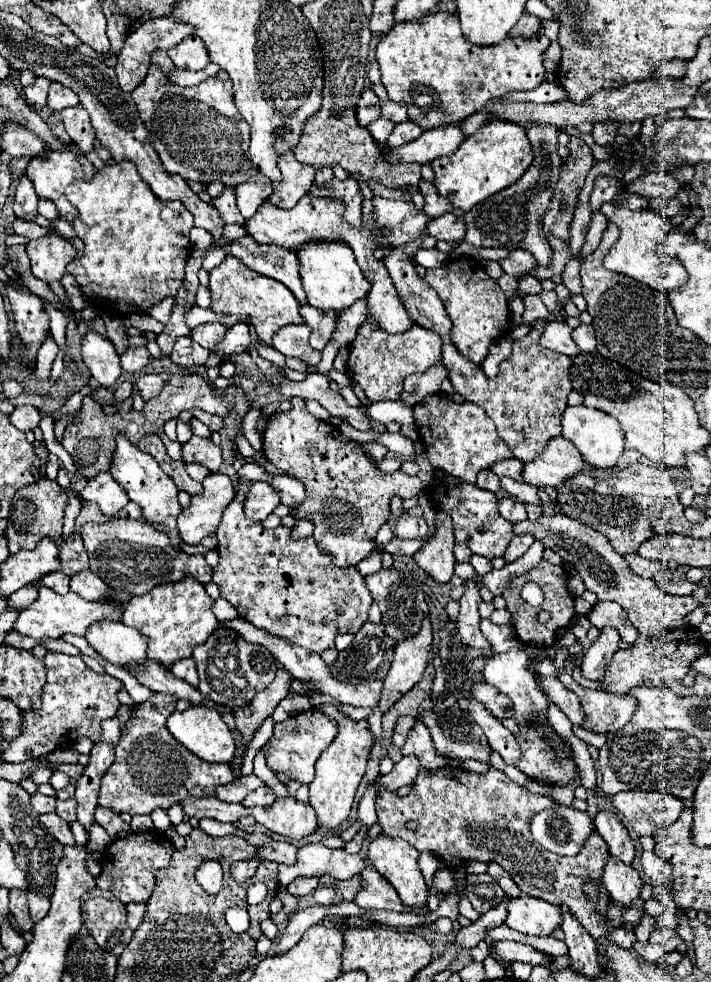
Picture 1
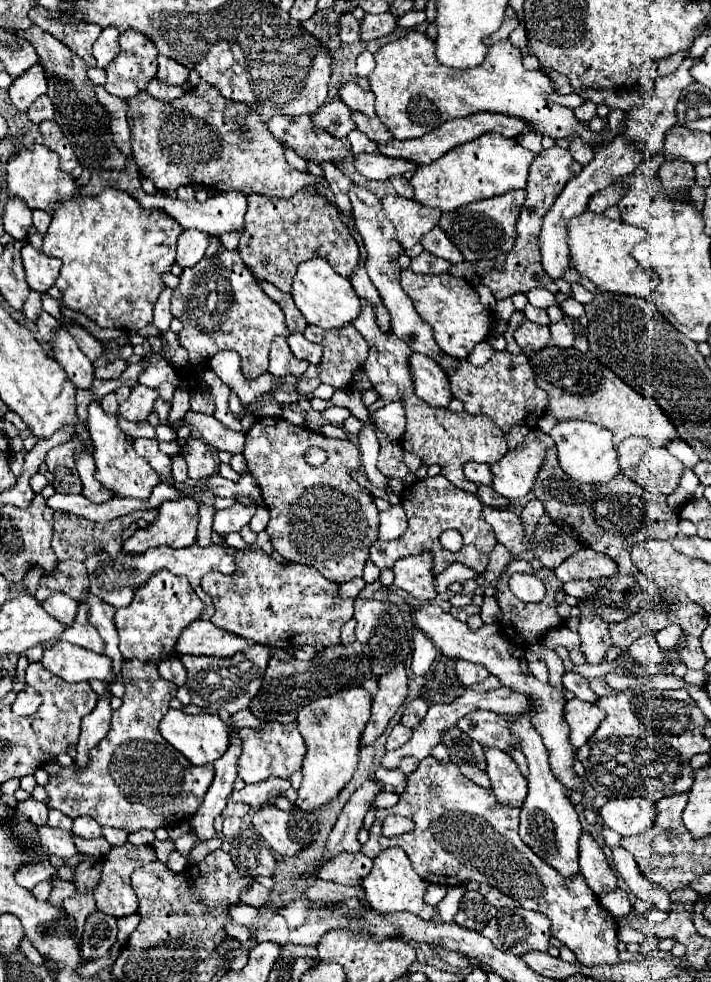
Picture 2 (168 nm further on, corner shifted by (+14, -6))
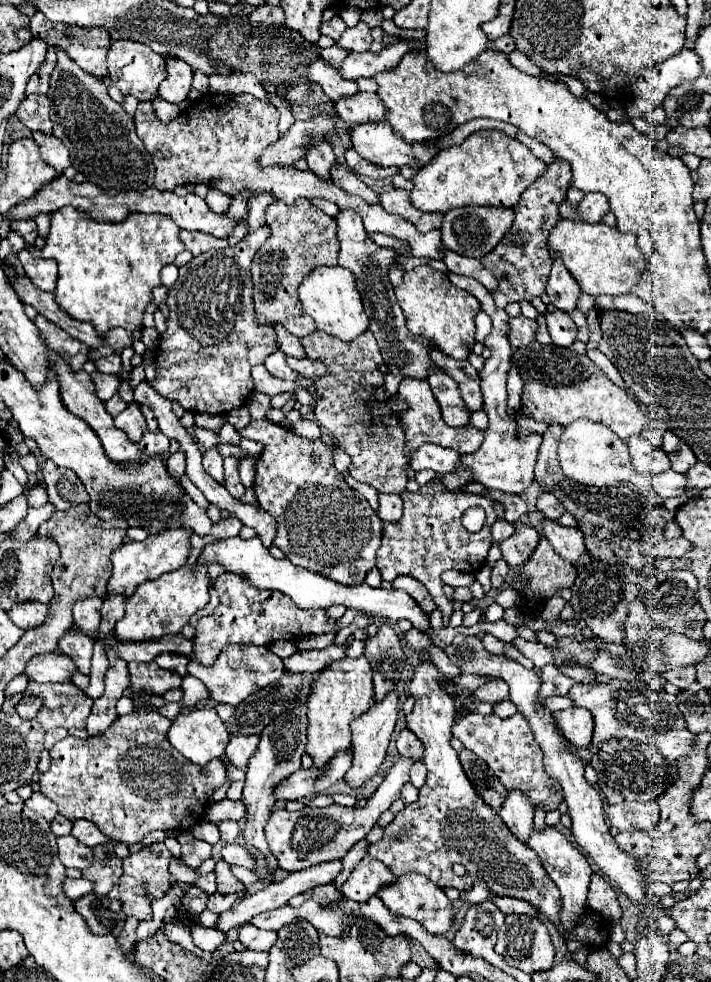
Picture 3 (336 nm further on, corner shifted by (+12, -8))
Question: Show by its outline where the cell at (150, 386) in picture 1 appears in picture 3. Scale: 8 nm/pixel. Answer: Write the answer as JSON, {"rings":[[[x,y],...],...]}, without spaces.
{"rings":[[[136,402],[128,404],[124,412],[120,412],[116,418],[114,418],[114,424],[116,428],[120,428],[122,432],[126,432],[130,436],[130,440],[138,442],[142,438],[142,434],[146,432],[146,418],[142,416],[140,412],[140,406]]]}

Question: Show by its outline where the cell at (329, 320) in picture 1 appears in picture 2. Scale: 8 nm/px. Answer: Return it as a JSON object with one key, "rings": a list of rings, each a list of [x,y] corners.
{"rings":[[[294,332],[288,336],[288,344],[290,344],[290,350],[292,354],[298,358],[298,360],[306,360],[310,364],[318,364],[322,360],[322,346],[320,344],[312,344],[308,342],[302,334]]]}

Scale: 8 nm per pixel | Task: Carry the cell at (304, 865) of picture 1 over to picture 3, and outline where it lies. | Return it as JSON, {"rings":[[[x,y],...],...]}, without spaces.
{"rings":[[[364,856],[350,872],[348,880],[342,884],[342,894],[350,900],[366,902],[382,886],[392,882],[394,882],[394,874],[380,860],[374,860],[372,856]]]}

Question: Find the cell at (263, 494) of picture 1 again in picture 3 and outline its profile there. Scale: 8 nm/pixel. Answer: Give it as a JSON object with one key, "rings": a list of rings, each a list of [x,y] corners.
{"rings":[[[228,516],[228,518],[222,518],[220,522],[216,522],[212,526],[210,534],[206,534],[206,536],[194,534],[194,536],[191,536],[190,544],[192,550],[182,568],[140,584],[136,588],[136,592],[130,596],[130,600],[126,602],[124,618],[116,622],[118,640],[122,640],[122,642],[150,642],[150,640],[160,640],[162,636],[180,634],[182,628],[188,624],[190,616],[200,612],[208,604],[210,578],[208,578],[207,569],[203,566],[198,566],[198,556],[206,544],[212,544],[214,540],[224,540],[224,538],[230,538],[230,536],[238,536],[242,526],[244,524],[236,516]]]}

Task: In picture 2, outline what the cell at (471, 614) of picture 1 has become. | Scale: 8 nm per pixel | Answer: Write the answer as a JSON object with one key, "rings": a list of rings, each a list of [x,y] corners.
{"rings":[[[456,660],[456,676],[460,678],[460,682],[464,686],[472,686],[478,684],[482,680],[486,680],[490,674],[484,666],[480,664],[472,664],[472,662],[464,662],[464,660]]]}

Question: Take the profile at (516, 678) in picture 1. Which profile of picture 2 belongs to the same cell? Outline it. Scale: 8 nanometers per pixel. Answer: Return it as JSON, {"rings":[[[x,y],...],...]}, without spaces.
{"rings":[[[520,714],[516,722],[508,724],[510,730],[520,738],[524,756],[530,766],[528,778],[528,796],[520,808],[520,838],[552,868],[556,868],[564,878],[574,878],[578,870],[578,840],[582,834],[582,824],[576,816],[574,806],[566,798],[566,788],[556,780],[548,766],[548,750],[542,744],[542,738],[532,730],[528,714]]]}

